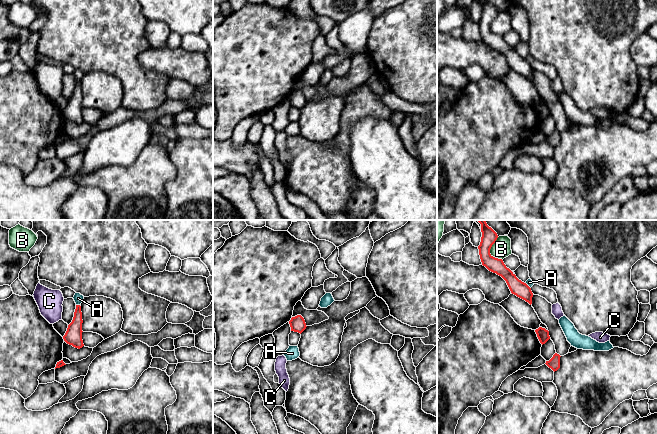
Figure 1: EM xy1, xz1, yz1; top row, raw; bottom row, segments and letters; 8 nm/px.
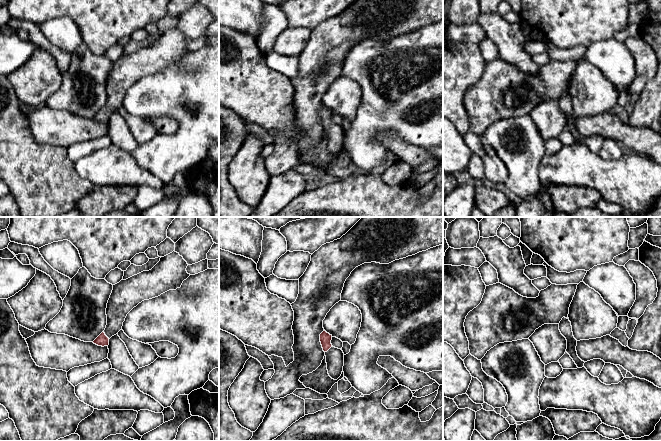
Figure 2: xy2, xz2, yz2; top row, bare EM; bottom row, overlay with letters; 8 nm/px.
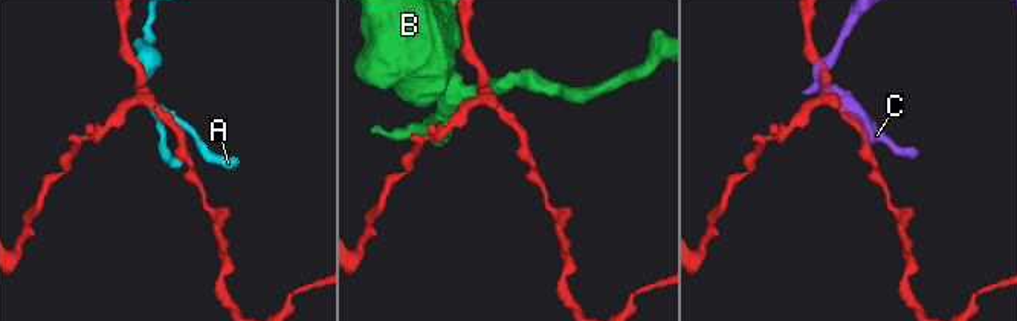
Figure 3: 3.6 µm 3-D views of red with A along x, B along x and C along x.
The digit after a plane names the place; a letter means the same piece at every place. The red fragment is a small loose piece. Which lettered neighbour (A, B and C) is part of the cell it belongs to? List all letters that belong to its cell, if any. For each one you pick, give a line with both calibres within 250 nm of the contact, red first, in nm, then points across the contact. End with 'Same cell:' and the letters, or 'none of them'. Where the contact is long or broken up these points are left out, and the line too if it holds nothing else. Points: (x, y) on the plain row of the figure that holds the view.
Same cell: none of them

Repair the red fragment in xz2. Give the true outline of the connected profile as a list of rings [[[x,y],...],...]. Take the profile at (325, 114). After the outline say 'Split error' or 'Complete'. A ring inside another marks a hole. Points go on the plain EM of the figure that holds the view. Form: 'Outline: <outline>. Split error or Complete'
Outline: [[[326,107],[320,110],[320,118],[325,128],[328,150],[332,155],[337,156],[343,147],[344,129],[341,125],[333,123],[331,116],[332,111]]]. Split error

